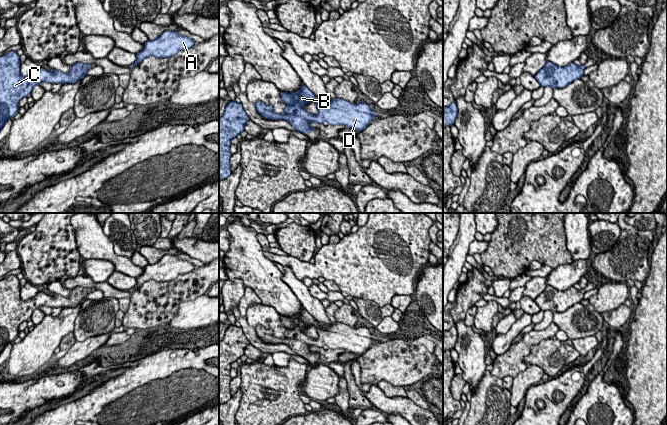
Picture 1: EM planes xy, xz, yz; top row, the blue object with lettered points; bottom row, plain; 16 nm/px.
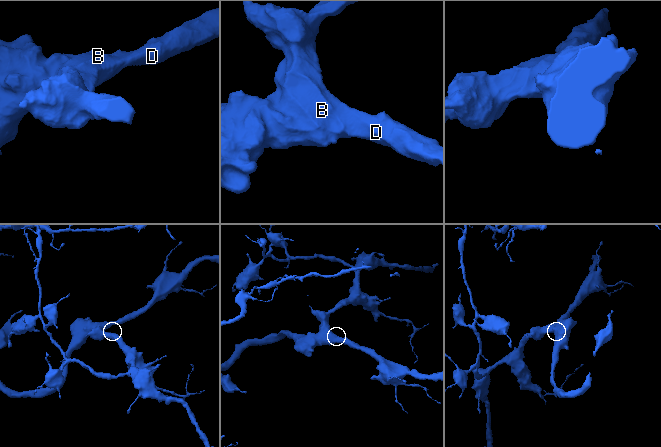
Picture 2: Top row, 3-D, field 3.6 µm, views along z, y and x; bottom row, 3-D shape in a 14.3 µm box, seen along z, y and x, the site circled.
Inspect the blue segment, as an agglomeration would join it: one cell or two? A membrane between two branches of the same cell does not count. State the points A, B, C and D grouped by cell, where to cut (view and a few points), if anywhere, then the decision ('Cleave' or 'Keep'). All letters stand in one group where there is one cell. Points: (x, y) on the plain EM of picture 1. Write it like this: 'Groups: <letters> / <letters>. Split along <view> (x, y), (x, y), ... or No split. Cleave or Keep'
Groups: A B C D. No split. Keep

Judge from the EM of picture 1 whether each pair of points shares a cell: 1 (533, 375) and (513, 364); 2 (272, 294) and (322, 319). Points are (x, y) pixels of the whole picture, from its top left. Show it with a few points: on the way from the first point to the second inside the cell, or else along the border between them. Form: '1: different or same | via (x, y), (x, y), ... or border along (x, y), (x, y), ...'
1: different | border along (528, 365), (514, 378)
2: different | border along (289, 286), (302, 306)

